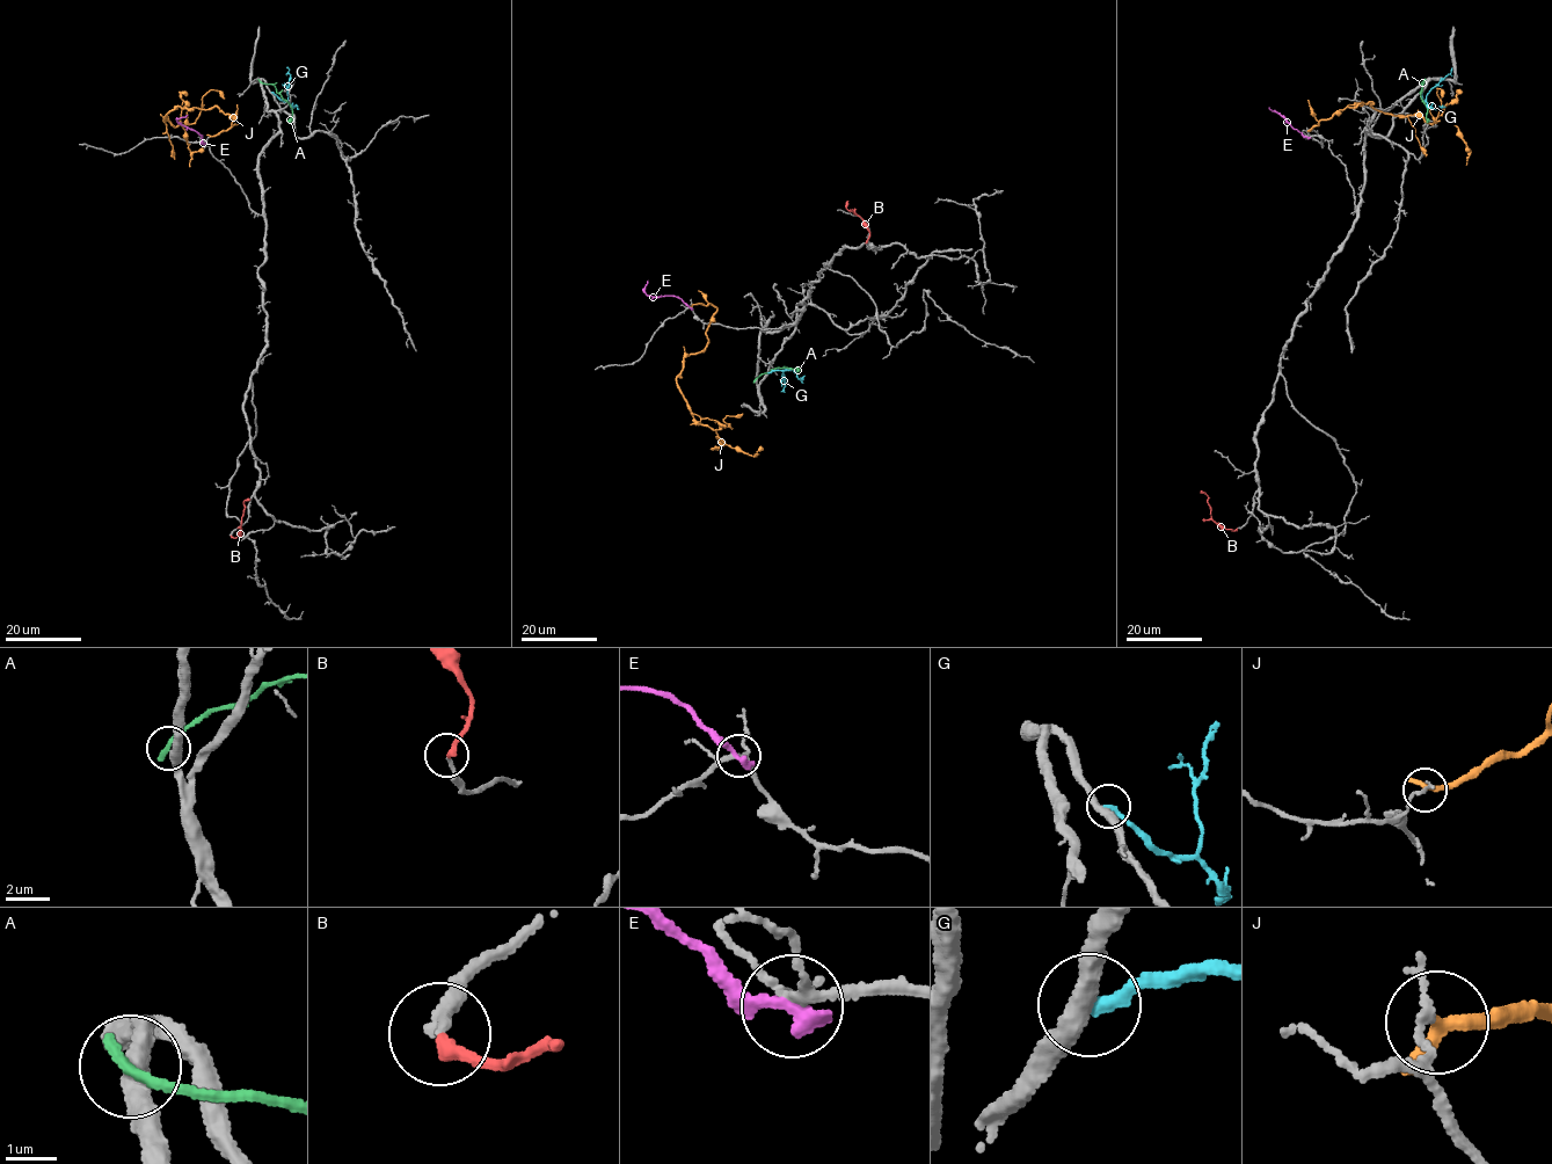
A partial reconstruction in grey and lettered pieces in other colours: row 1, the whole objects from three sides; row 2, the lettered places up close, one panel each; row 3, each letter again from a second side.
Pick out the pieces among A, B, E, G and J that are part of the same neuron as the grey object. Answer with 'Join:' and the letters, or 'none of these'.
Join: B

